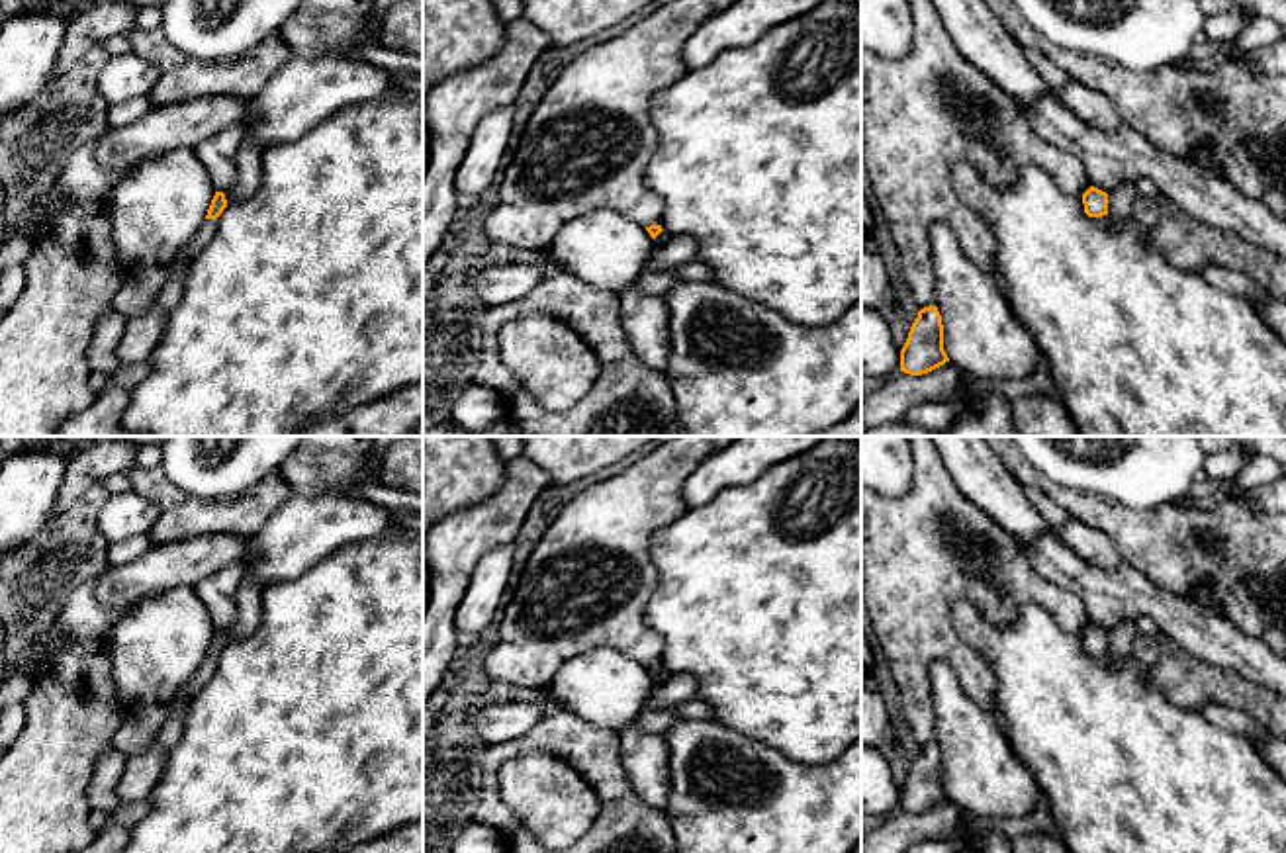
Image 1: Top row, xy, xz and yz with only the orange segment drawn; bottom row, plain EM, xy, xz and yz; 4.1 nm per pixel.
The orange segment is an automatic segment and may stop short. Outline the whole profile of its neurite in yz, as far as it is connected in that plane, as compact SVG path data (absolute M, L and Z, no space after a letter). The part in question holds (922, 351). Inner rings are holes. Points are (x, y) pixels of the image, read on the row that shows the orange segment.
M936 305L918 311L908 338L900 350L900 372L910 376L928 374L949 362L943 350L943 325Z

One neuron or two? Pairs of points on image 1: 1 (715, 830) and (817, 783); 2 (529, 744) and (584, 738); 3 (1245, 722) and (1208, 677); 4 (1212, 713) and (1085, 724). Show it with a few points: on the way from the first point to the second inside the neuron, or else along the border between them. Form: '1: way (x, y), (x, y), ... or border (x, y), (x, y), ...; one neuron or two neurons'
1: way (740, 830), (778, 822), (791, 808); one neuron
2: way (543, 738), (570, 738); one neuron
3: border (1200, 709), (1208, 703), (1238, 707), (1265, 730); two neurons
4: border (1200, 711), (1212, 722), (1243, 738); two neurons

